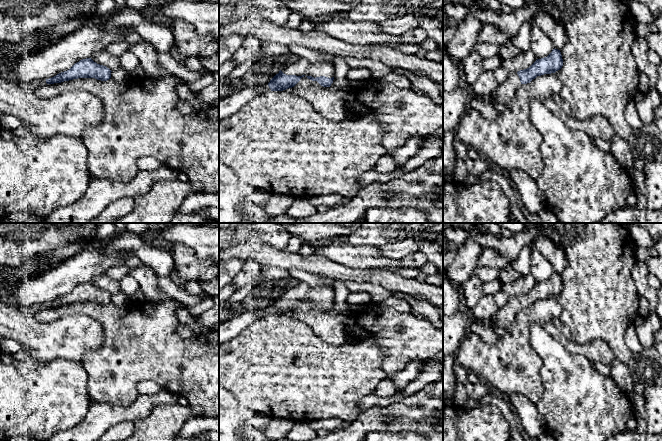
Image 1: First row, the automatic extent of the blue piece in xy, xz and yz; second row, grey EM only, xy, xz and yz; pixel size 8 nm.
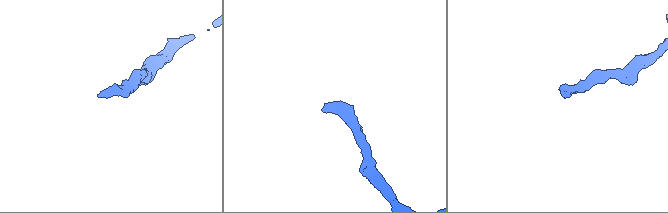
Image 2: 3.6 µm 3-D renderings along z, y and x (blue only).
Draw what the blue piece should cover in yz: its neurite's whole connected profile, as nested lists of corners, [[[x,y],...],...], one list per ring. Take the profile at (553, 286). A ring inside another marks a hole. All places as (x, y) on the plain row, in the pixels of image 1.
[[[554,272],[547,281],[537,283],[529,292],[520,294],[517,297],[510,297],[506,305],[499,308],[487,321],[507,330],[522,308],[530,307],[537,300],[555,297],[562,290],[561,276]]]

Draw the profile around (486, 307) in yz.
[[[484,294],[475,308],[471,311],[472,317],[478,320],[487,320],[491,318],[498,309],[494,296],[491,294]]]

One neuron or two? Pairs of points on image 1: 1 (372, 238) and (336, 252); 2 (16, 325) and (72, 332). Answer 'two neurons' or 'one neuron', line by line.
1: two neurons
2: one neuron

